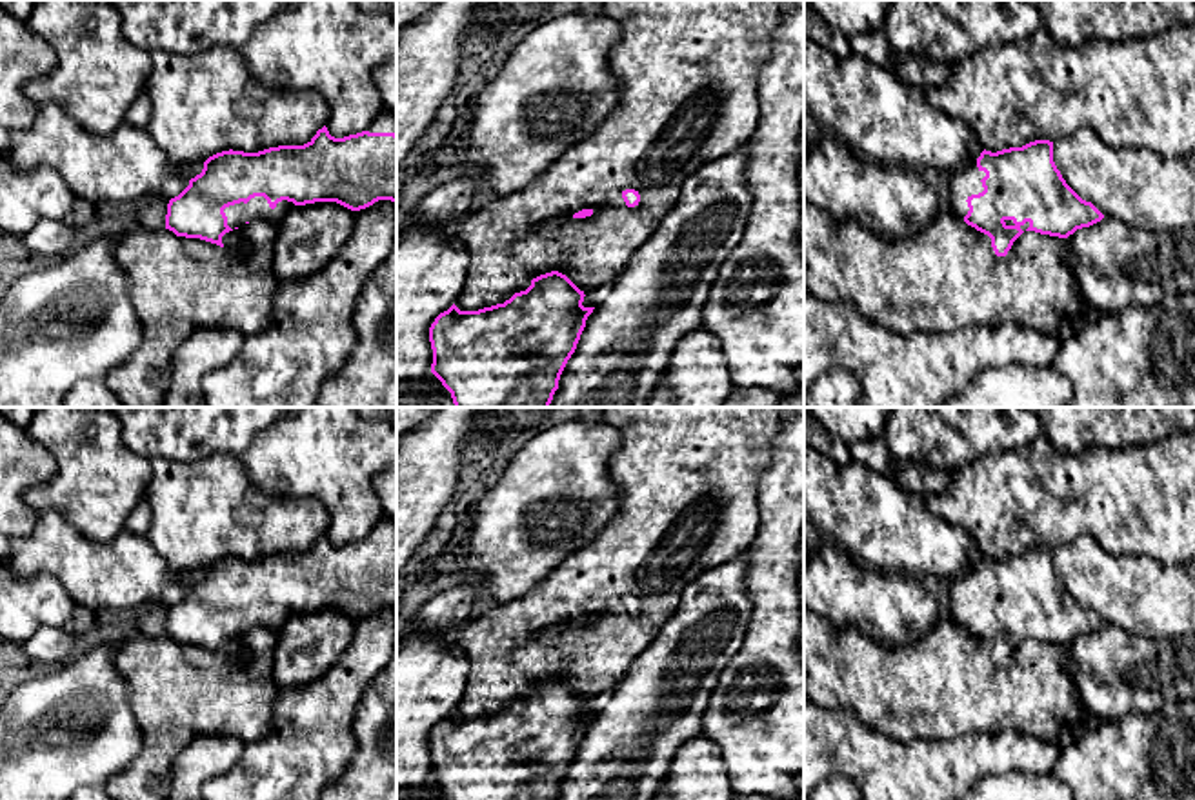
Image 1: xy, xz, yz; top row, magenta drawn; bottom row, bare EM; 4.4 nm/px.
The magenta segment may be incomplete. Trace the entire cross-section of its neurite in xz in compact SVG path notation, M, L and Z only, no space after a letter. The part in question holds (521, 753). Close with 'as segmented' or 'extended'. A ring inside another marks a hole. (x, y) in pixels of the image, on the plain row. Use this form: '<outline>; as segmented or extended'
M551 678L533 685L526 698L515 700L504 711L478 718L460 718L453 711L429 735L431 780L449 800L555 800L560 782L577 756L586 727L595 716L582 713L584 704L584 698L566 682Z; as segmented

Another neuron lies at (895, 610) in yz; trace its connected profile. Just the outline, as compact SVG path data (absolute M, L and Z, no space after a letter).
M822 538L822 544L804 560L804 609L833 629L857 627L888 647L911 645L939 624L939 602L924 585L924 578L864 567L828 538Z

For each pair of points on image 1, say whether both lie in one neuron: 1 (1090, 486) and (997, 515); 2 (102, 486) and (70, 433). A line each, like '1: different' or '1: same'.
1: same
2: same

